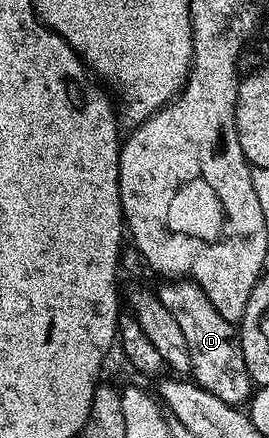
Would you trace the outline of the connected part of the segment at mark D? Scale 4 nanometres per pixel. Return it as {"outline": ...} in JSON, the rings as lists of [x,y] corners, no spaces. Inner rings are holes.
{"outline":[[[170,280],[160,288],[157,287],[158,298],[172,316],[176,316],[176,324],[184,331],[184,340],[188,340],[188,356],[193,381],[203,386],[212,396],[220,396],[230,406],[241,407],[252,398],[252,381],[244,360],[242,339],[237,325],[224,316],[208,300],[208,296],[189,280]]]}

